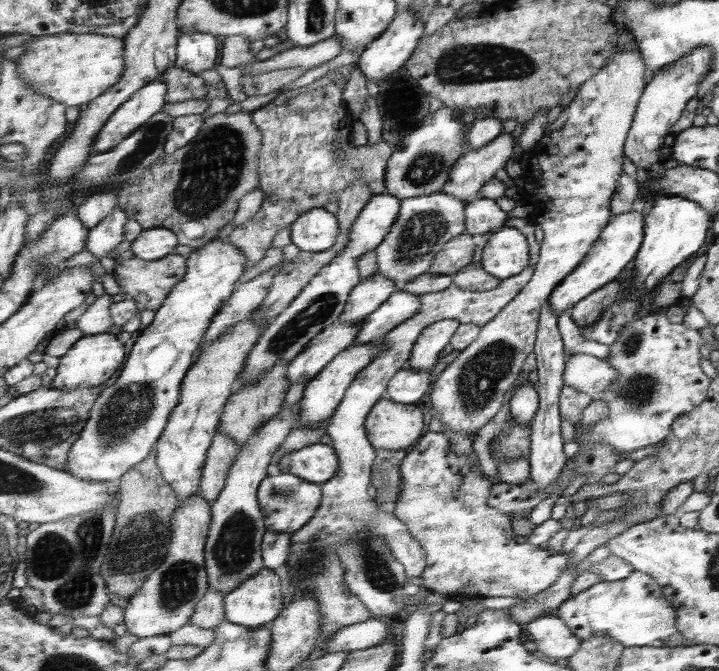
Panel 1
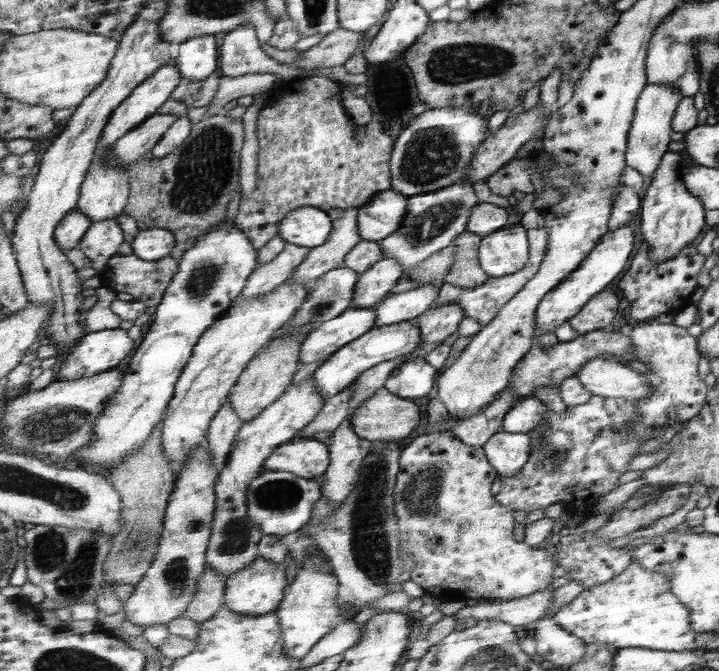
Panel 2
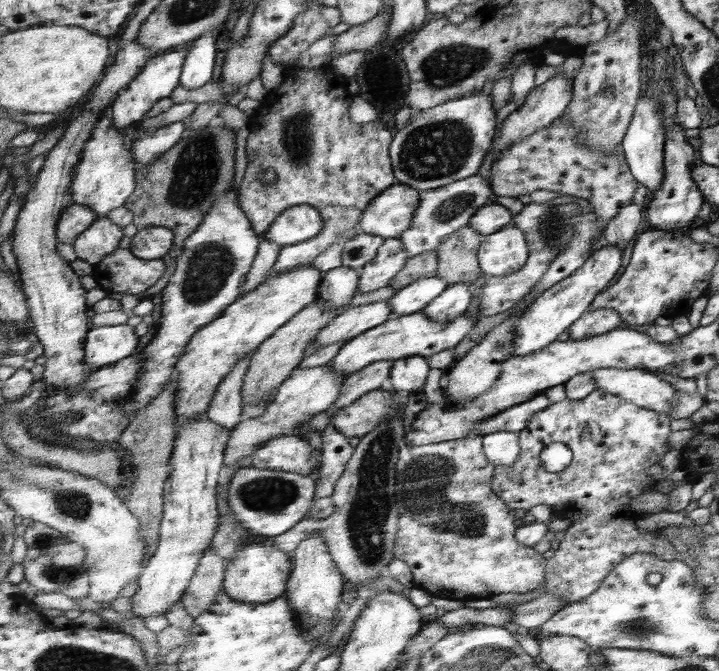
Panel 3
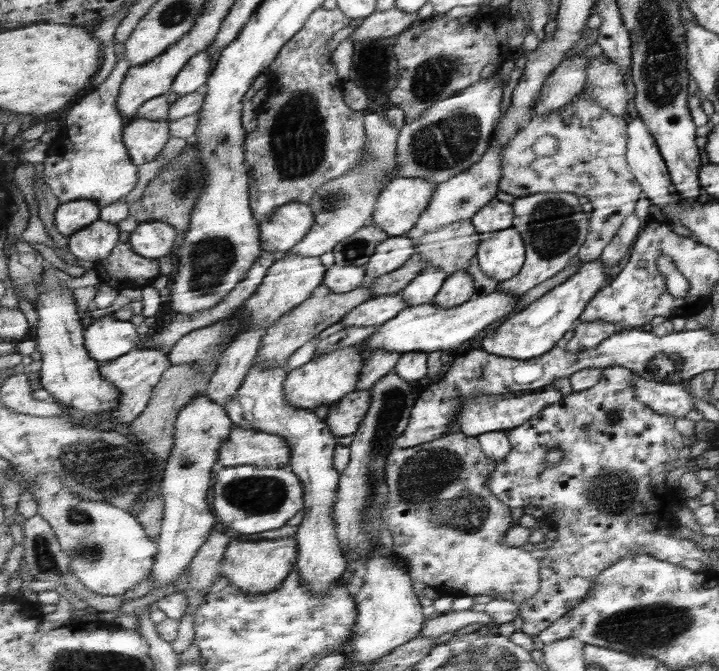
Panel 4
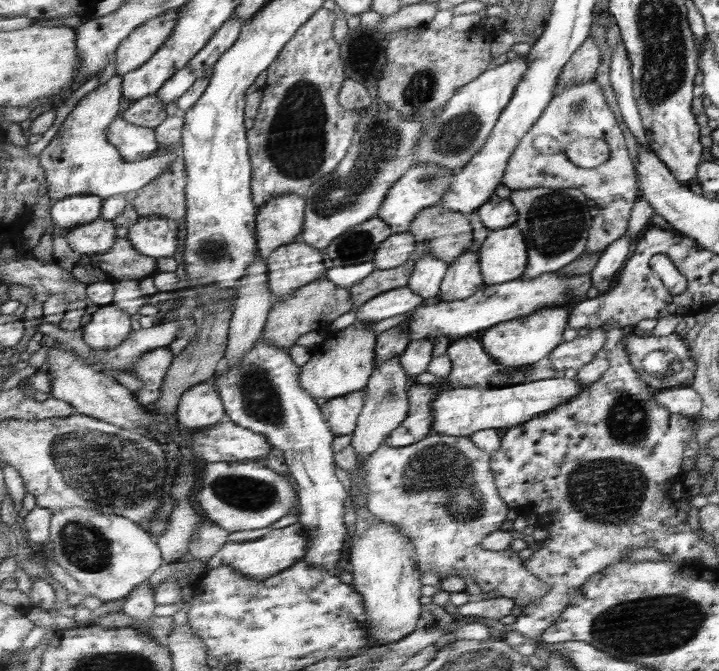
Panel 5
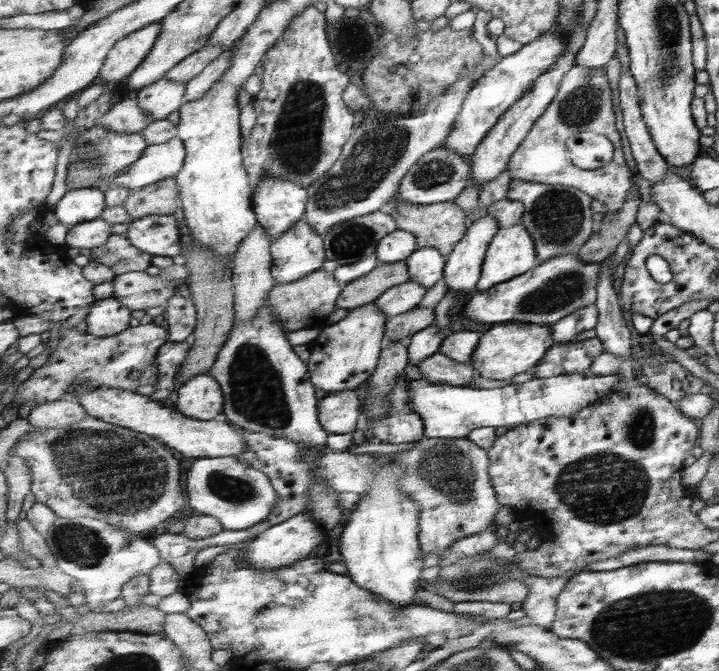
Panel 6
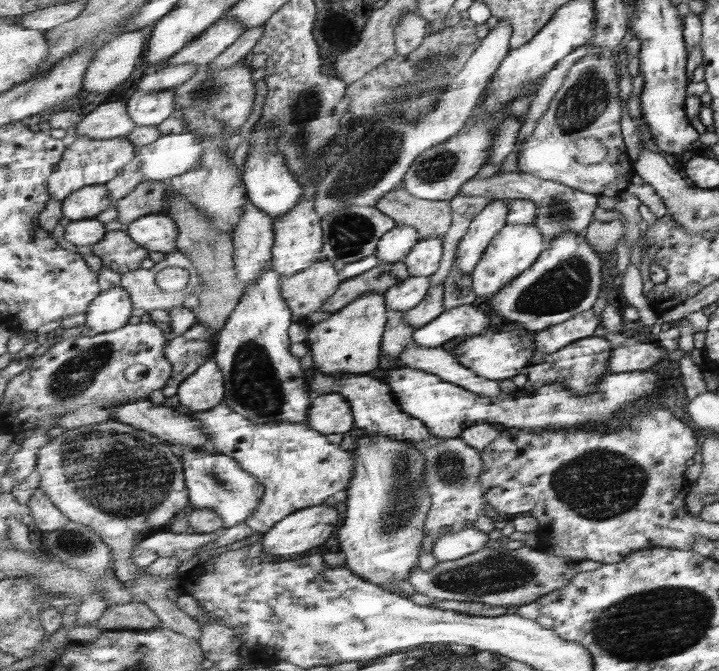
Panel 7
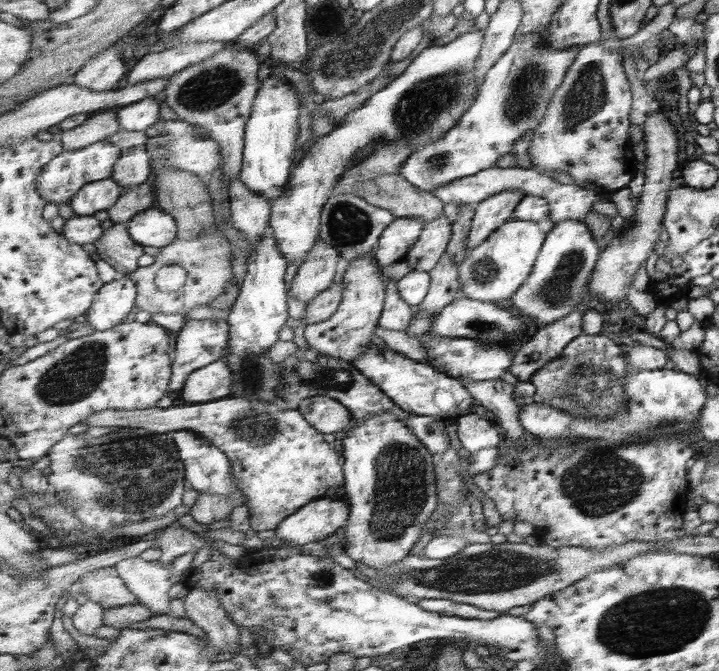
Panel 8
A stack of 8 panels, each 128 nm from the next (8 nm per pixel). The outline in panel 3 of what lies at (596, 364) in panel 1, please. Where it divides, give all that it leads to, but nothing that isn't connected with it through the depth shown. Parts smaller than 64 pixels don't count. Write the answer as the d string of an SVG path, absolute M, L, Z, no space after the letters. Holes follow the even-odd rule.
M602 368L591 372L597 388L607 390L637 403L640 407L654 410L658 413L669 413L671 405L677 401L675 388L669 382L661 380L657 373L645 369Z

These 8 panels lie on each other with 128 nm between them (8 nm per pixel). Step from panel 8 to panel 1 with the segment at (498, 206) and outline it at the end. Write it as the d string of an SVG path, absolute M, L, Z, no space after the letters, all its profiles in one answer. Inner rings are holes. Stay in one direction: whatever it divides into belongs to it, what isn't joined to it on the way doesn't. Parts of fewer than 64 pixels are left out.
M447 318L427 326L415 343L408 366L419 372L430 372L439 362L441 352L450 344L461 323L457 318Z

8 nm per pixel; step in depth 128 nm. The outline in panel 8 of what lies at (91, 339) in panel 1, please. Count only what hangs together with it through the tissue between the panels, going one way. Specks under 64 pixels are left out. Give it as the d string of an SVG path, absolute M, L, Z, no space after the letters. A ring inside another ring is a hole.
M124 275L115 282L105 284L87 314L87 321L95 331L111 330L125 322L137 305L137 282Z

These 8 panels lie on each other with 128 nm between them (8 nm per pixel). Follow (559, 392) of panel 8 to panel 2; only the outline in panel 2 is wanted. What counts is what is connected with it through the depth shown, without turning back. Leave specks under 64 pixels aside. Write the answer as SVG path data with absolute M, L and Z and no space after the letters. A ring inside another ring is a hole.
M607 288L602 293L599 293L599 296L591 298L591 301L587 302L587 305L583 307L581 313L571 317L569 324L575 332L579 335L584 335L593 331L598 331L601 329L609 329L611 326L614 326L615 320L619 319L619 300L621 296L617 291L612 288Z

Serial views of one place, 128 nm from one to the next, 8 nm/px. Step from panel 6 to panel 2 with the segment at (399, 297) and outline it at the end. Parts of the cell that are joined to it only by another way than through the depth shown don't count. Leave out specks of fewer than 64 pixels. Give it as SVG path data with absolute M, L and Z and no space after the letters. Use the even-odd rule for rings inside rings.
M351 306L351 308L345 310L341 316L333 318L333 320L328 320L322 323L317 329L311 330L308 338L303 340L302 360L300 363L315 364L315 362L326 361L330 356L333 356L337 350L351 344L353 340L357 340L366 332L369 332L375 326L376 320L376 308L355 308Z

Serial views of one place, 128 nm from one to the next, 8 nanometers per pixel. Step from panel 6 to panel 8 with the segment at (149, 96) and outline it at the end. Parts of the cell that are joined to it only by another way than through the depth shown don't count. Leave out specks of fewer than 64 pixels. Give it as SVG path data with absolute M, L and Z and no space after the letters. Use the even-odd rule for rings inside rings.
M153 96L125 106L118 112L121 130L143 132L161 119L161 102Z

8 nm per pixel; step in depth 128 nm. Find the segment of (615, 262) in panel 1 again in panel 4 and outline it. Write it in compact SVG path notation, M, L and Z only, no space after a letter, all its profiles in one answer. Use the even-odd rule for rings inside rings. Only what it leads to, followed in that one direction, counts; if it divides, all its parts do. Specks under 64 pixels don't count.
M601 259L583 263L583 267L579 267L579 271L573 277L569 277L563 284L530 304L524 311L511 314L505 324L483 338L479 346L489 354L520 361L542 357L557 345L561 345L563 336L576 327L587 305L605 287L603 284L607 282L607 278L607 268Z

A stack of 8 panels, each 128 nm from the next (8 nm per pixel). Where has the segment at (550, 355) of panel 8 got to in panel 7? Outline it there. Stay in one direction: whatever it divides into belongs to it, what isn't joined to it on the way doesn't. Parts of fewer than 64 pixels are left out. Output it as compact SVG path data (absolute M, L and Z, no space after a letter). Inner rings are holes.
M585 311L561 324L538 331L535 334L536 353L529 364L541 361L547 353L555 353L573 341L595 335L599 326L600 319L594 317L592 311Z

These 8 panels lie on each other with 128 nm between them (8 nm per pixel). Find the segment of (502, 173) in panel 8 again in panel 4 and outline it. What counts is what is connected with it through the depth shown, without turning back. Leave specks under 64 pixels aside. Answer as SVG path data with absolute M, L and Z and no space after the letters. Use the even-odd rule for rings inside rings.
M543 192L523 198L517 197L512 205L515 212L514 227L526 242L526 262L517 276L503 281L497 287L519 298L541 282L561 273L578 257L590 233L593 211L585 212L579 202L579 194L571 192Z

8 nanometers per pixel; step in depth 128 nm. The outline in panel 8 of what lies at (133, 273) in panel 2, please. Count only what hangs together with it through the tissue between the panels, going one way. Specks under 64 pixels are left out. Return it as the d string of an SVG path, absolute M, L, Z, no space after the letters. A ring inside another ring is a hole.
M113 224L93 244L100 259L106 260L124 275L135 272L139 268L139 258L145 254L143 244L131 236L126 224Z

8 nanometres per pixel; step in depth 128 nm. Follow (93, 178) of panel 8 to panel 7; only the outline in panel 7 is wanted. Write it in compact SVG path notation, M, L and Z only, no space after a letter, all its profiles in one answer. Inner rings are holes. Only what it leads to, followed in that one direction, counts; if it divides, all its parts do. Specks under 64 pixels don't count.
M76 137L68 142L62 161L56 166L54 174L50 176L50 182L47 185L49 185L51 198L65 201L71 194L85 186L101 186L113 181L122 173L123 168L138 156L138 149L127 137L112 139Z

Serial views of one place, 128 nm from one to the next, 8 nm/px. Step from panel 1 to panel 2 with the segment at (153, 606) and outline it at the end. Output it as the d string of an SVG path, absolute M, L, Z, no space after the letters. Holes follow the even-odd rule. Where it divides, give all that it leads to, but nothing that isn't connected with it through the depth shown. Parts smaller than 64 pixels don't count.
M209 442L196 449L179 475L175 493L167 506L165 531L162 533L157 558L146 577L137 584L134 593L127 599L124 611L126 618L137 626L159 626L181 618L194 601L198 592L199 578L209 566L206 557L212 538L214 517L217 512L215 493L218 468L210 458Z

